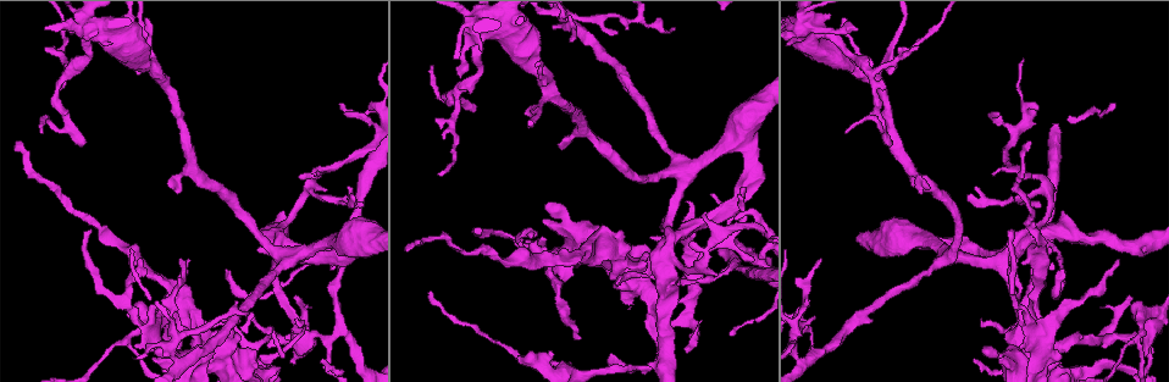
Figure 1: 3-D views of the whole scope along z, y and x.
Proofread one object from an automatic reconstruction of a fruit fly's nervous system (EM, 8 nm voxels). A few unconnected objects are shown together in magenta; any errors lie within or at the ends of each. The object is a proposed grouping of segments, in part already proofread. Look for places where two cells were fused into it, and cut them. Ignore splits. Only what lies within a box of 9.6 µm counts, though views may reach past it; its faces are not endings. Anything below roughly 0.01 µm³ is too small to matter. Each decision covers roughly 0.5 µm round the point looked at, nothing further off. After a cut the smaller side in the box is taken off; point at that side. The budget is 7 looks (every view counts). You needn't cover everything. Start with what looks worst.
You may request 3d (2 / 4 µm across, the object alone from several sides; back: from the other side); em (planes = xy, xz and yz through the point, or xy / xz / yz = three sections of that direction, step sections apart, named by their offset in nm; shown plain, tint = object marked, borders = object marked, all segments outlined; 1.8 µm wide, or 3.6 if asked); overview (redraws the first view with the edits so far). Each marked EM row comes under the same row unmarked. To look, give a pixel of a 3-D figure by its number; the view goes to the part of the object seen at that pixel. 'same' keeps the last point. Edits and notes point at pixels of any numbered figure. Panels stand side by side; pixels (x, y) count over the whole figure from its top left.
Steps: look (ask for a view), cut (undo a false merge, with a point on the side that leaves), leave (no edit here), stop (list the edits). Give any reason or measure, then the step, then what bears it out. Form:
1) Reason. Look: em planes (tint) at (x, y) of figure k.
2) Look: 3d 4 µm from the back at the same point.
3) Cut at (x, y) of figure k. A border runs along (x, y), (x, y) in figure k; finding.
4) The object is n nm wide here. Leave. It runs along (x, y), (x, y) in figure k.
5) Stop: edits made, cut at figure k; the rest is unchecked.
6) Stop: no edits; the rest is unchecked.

Calibre changes. Look: 3d 4 µm at (1022, 356) of figure 1.

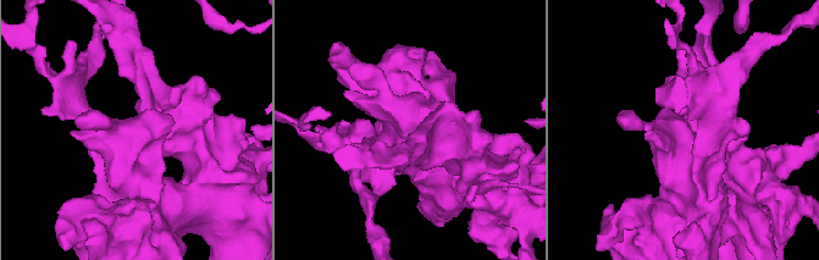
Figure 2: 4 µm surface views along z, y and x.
Need the tissue. Look: em planes (tint) at (151, 123) of figure 2.

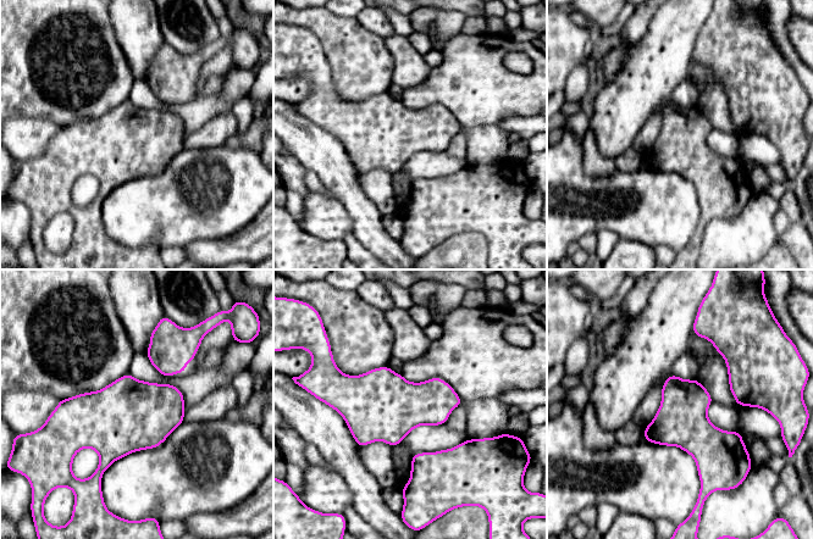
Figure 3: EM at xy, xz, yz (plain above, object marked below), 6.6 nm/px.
Leave. All the same cell.

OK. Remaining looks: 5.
Sudden change in width. Look: em yz step 16 (tint) at (1042, 231) of figure 1.

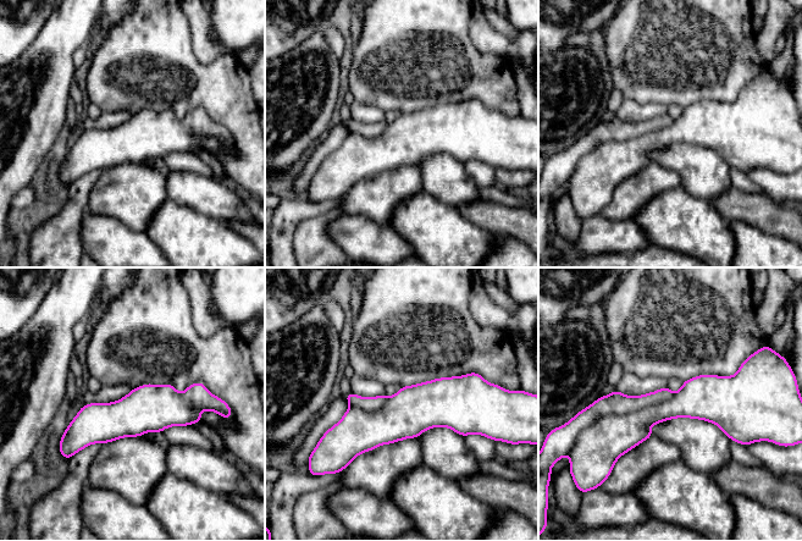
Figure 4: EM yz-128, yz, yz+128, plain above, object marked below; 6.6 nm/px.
Look: em planes (tint) at the same point.

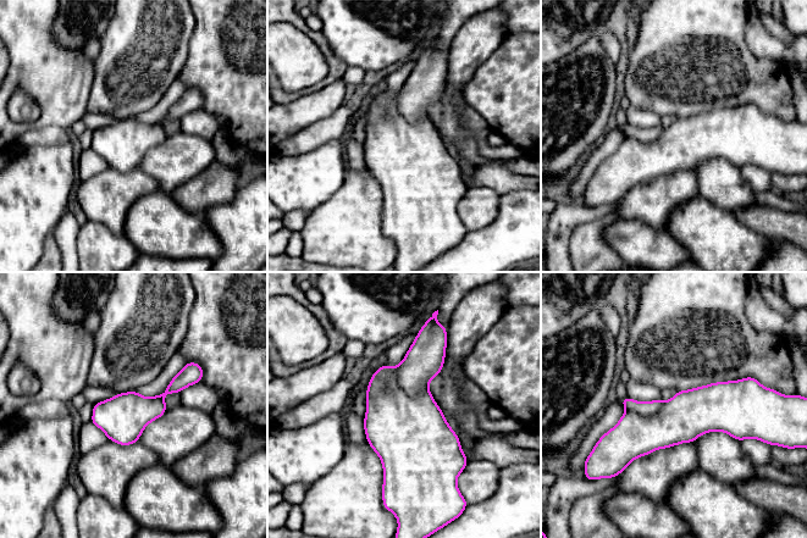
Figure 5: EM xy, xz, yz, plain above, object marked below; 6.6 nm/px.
Leave. It runs along (751, 403), (609, 434) in figure 5; one cell here.

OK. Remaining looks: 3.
Branch point. Look: em planes (tint) at (872, 75) of figure 1.

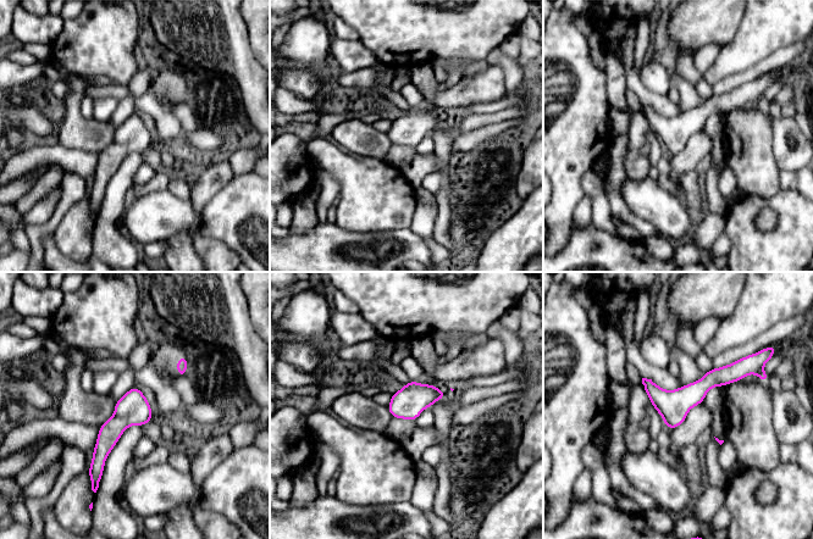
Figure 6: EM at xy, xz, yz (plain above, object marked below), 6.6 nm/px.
Leave. All the same cell.

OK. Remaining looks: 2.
Stop: no edits; the rest is unchecked.

